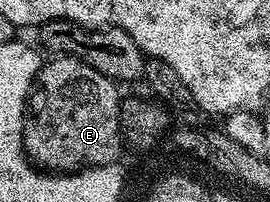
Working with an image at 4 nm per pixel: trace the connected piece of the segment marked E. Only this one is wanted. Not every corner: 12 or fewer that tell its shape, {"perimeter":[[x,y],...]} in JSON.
{"perimeter":[[54,56],[38,71],[22,146],[46,172],[117,153],[104,72]]}

